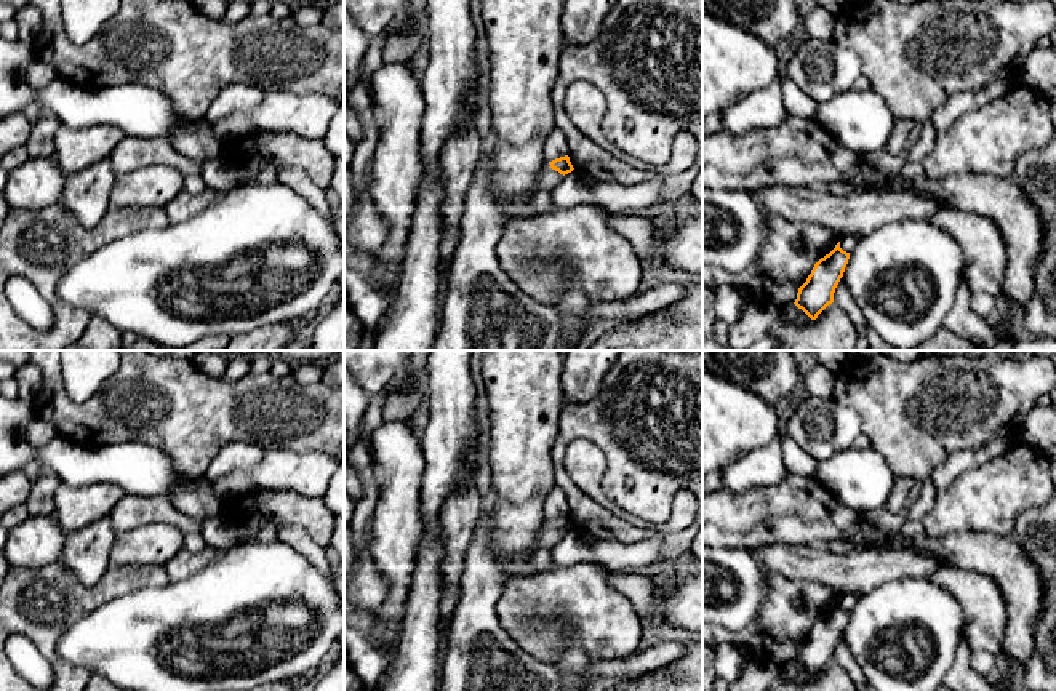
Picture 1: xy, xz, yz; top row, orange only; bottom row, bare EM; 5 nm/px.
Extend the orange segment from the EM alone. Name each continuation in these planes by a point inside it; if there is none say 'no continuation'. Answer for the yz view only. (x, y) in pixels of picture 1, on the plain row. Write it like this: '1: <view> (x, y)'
no continuation

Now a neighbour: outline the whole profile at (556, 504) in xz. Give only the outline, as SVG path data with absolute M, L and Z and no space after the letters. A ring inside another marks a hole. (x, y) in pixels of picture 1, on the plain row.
M557 485L549 491L544 501L544 517L546 520L552 520L555 517L568 513L568 499L562 488Z

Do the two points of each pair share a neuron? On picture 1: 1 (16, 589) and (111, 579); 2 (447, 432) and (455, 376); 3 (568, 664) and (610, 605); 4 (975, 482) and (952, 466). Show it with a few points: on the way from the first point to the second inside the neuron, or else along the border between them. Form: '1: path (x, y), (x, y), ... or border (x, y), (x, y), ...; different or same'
1: path (40, 594), (87, 594); same
2: path (453, 418), (453, 391); same
3: border (592, 659), (568, 637), (552, 664); different
4: border (997, 455), (964, 471), (940, 490); different

